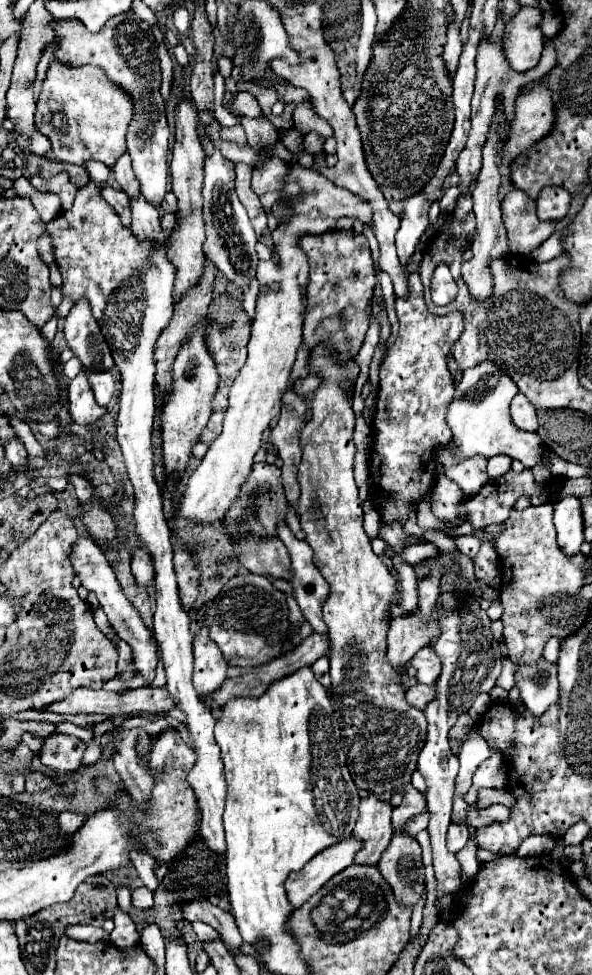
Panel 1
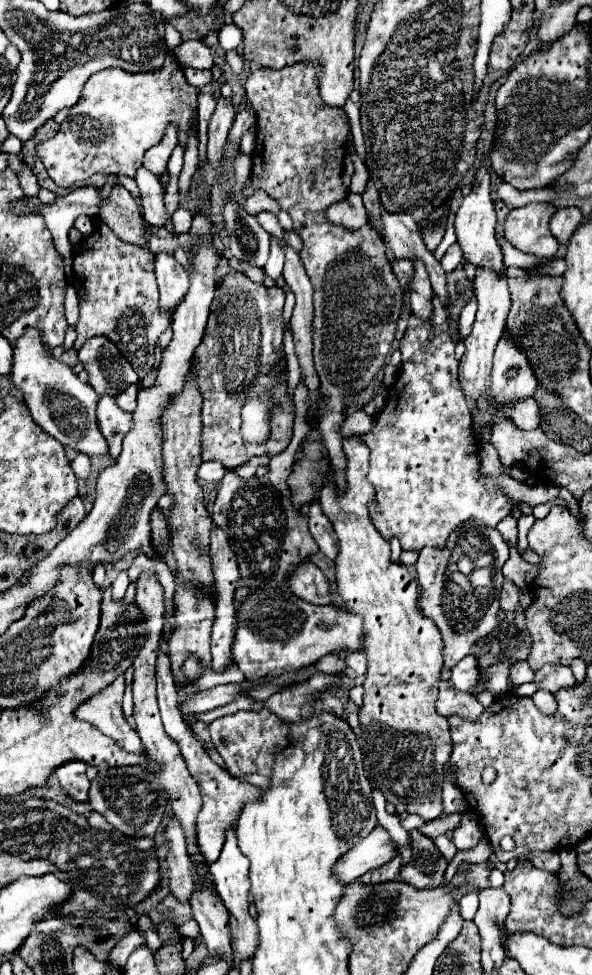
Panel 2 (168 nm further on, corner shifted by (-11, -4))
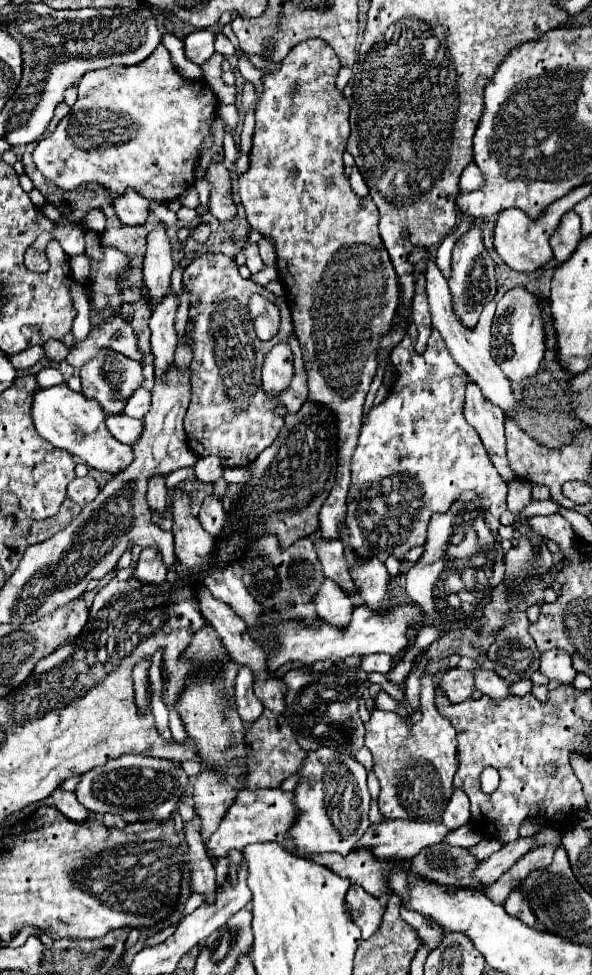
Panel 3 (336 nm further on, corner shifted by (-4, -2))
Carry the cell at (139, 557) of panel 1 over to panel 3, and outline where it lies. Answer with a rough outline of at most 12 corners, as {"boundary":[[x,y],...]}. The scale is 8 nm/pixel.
{"boundary":[[165,478],[151,480],[147,502],[153,514],[167,508]]}

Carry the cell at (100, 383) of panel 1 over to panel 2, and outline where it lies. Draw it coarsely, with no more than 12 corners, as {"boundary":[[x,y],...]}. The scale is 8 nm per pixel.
{"boundary":[[142,384],[128,386],[118,398],[124,412],[136,410]]}

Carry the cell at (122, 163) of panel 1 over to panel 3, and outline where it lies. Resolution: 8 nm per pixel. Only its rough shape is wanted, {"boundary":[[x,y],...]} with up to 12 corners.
{"boundary":[[165,224],[147,234],[143,278],[153,304],[169,288],[173,250]]}

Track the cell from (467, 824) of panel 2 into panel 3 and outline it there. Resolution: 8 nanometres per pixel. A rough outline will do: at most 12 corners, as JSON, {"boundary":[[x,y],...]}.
{"boundary":[[455,790],[443,824],[449,830],[469,822],[469,798]]}

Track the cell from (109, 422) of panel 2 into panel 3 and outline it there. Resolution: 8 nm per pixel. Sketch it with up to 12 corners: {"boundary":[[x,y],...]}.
{"boundary":[[107,414],[111,436],[133,444],[141,434],[141,420],[125,414]]}

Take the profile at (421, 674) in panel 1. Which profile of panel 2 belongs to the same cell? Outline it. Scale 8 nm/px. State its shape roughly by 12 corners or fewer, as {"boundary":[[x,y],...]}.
{"boundary":[[474,654],[452,668],[456,690],[482,690],[482,674]]}

